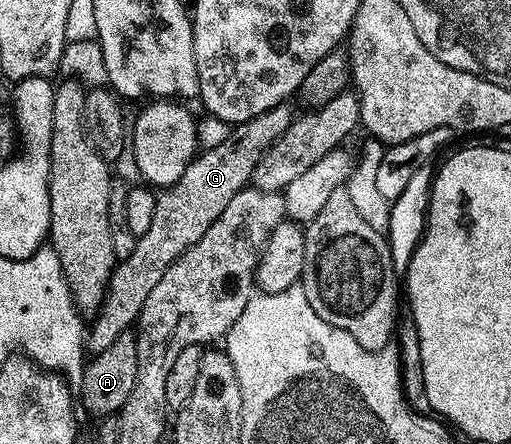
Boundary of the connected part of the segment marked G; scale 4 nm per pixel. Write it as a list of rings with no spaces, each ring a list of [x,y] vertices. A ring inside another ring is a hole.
[[[281,102],[276,104],[276,108],[252,120],[237,123],[226,140],[216,147],[203,149],[184,170],[184,176],[158,194],[152,225],[144,236],[136,239],[132,256],[121,259],[115,265],[106,285],[102,308],[93,315],[94,323],[91,326],[89,323],[85,331],[84,346],[91,355],[104,352],[104,348],[110,347],[116,336],[127,333],[137,323],[144,300],[148,300],[160,276],[164,276],[170,265],[185,250],[192,248],[192,244],[196,244],[196,240],[200,240],[208,228],[212,228],[220,212],[228,208],[228,200],[251,185],[254,169],[256,164],[260,164],[264,152],[268,152],[270,145],[284,136],[294,121],[296,111],[292,107],[290,102]]]

